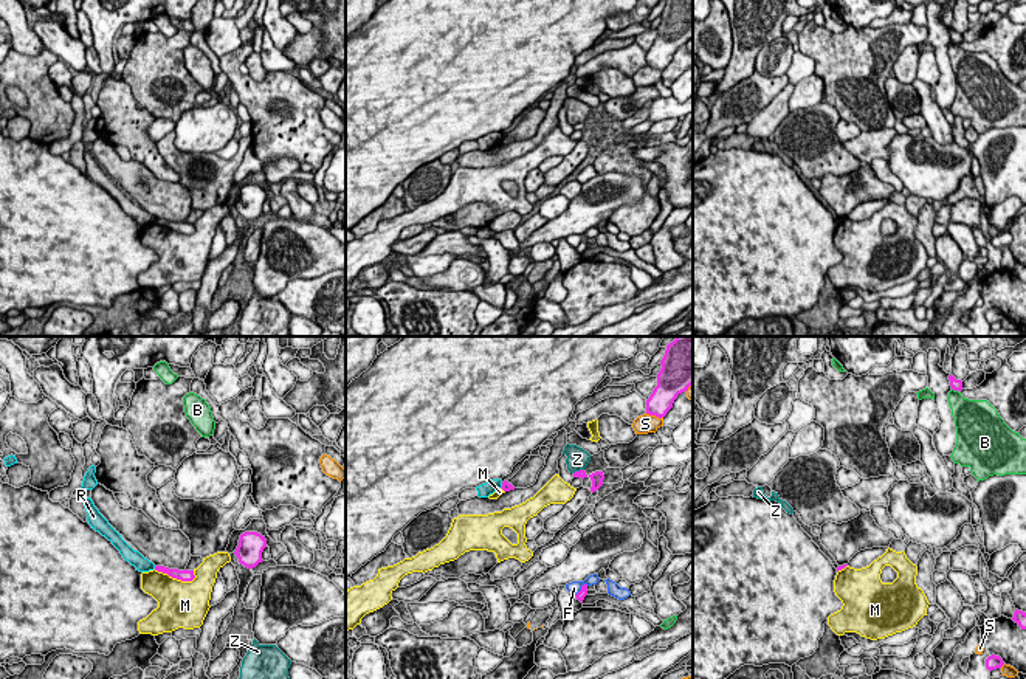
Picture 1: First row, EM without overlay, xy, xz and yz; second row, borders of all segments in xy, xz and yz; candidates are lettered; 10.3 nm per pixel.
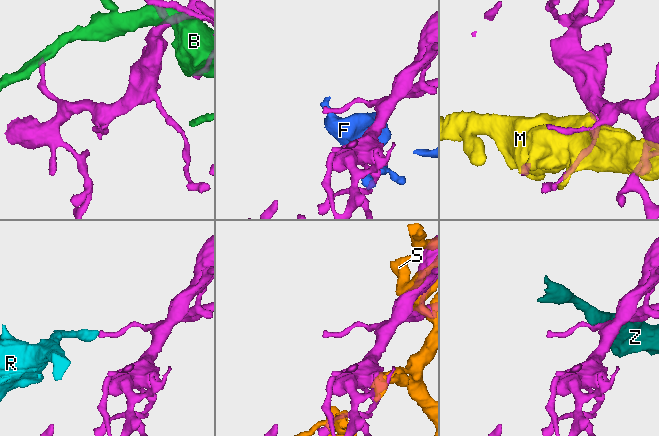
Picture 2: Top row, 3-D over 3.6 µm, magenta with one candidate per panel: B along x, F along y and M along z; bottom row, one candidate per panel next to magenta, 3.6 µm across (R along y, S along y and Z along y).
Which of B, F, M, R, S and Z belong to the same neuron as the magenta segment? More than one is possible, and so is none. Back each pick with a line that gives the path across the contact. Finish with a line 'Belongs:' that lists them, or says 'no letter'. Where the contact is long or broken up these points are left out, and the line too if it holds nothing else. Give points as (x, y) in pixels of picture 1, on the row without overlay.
Belongs: no letter

